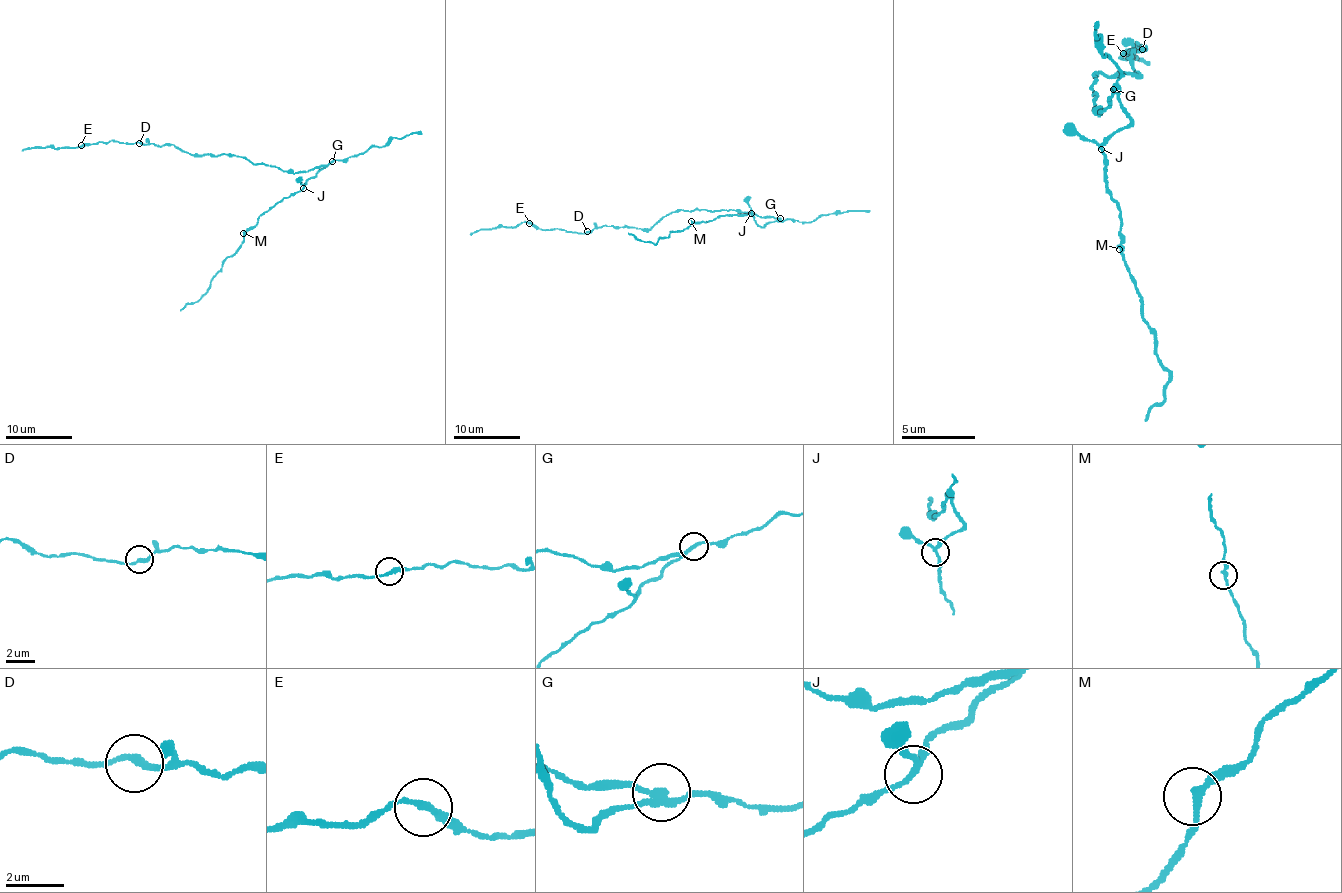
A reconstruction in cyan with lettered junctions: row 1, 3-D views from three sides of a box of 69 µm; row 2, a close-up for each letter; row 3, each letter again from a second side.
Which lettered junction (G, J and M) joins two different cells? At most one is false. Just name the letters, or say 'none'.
G

